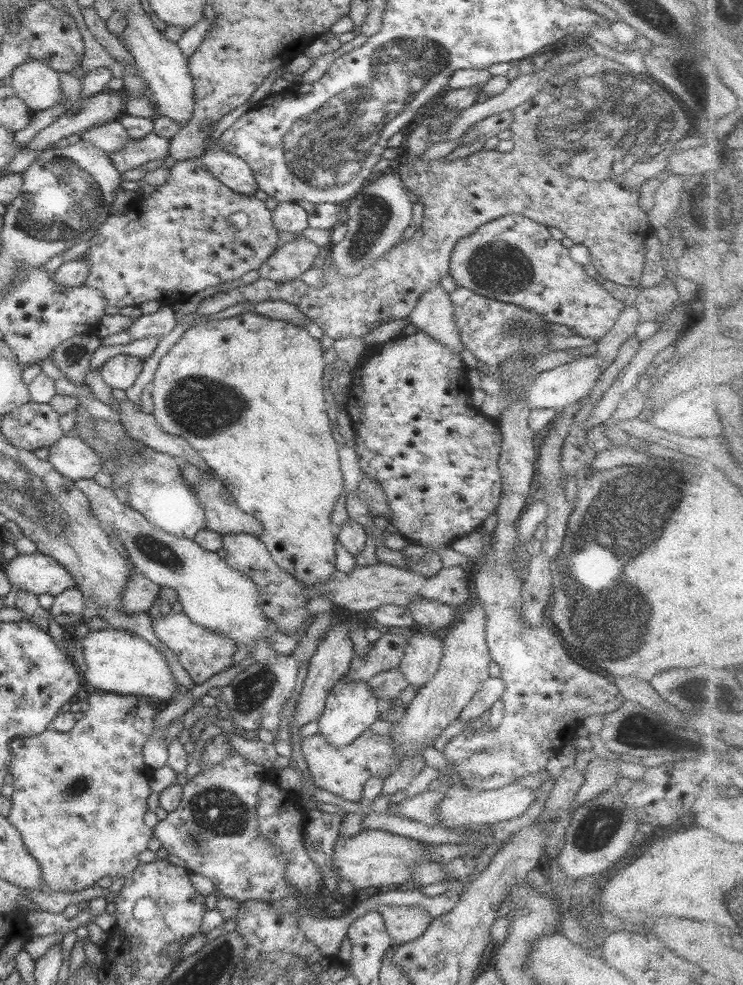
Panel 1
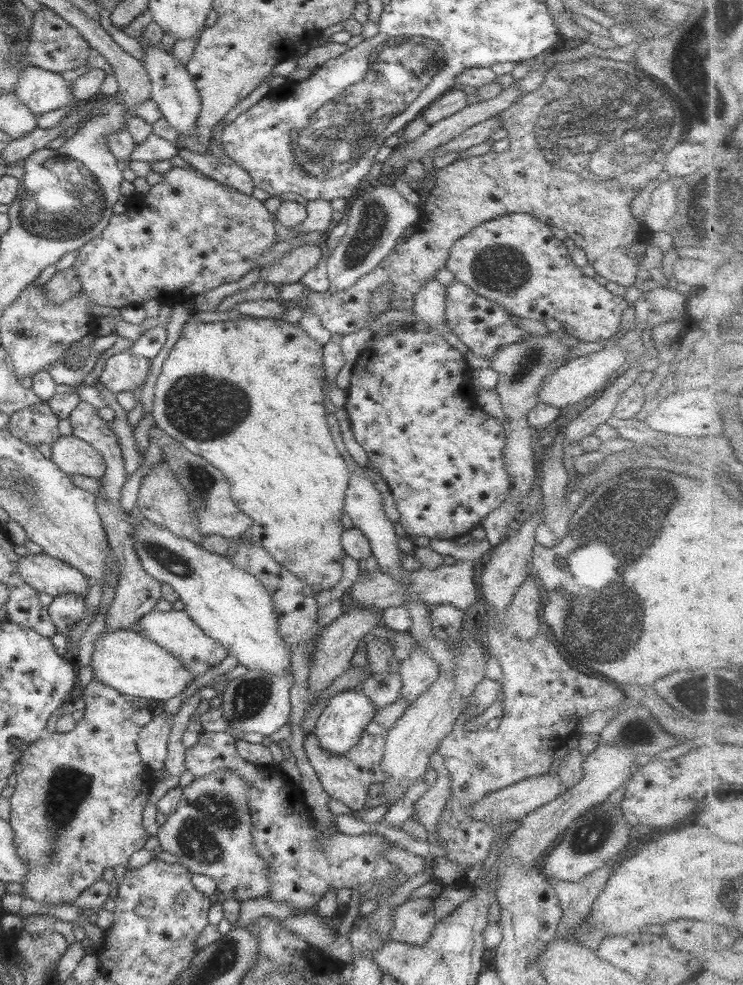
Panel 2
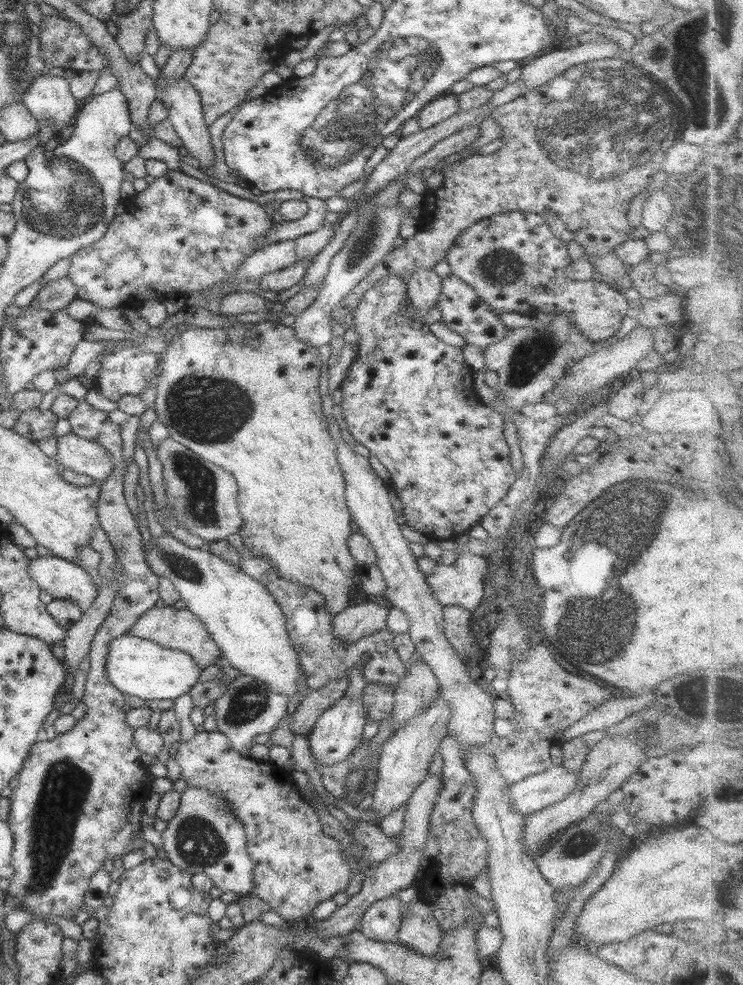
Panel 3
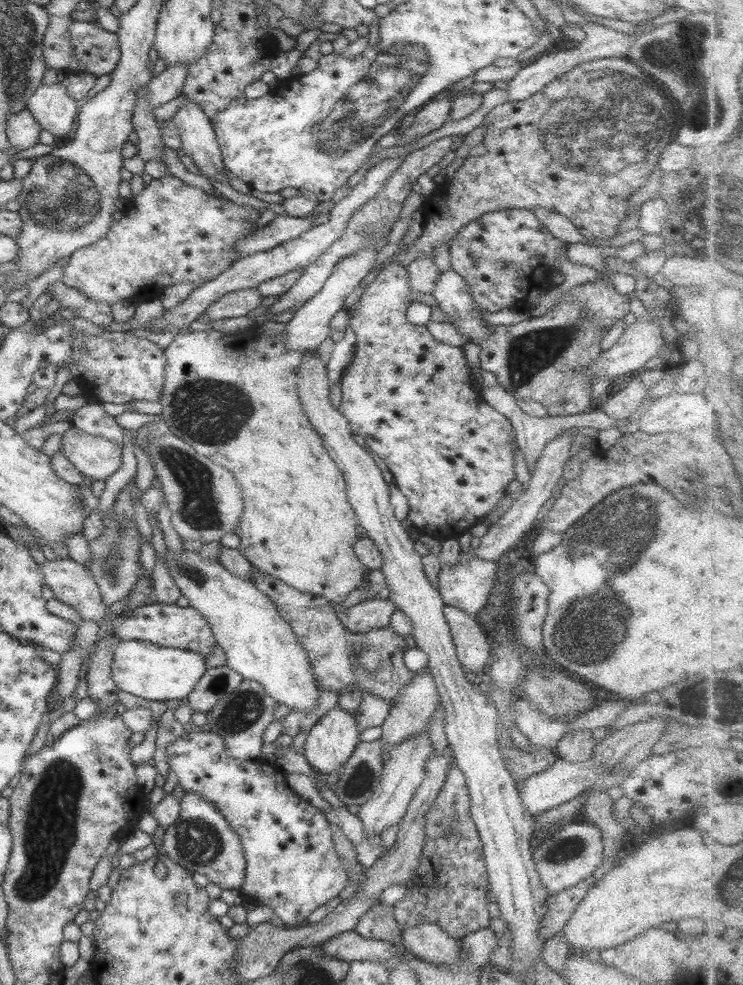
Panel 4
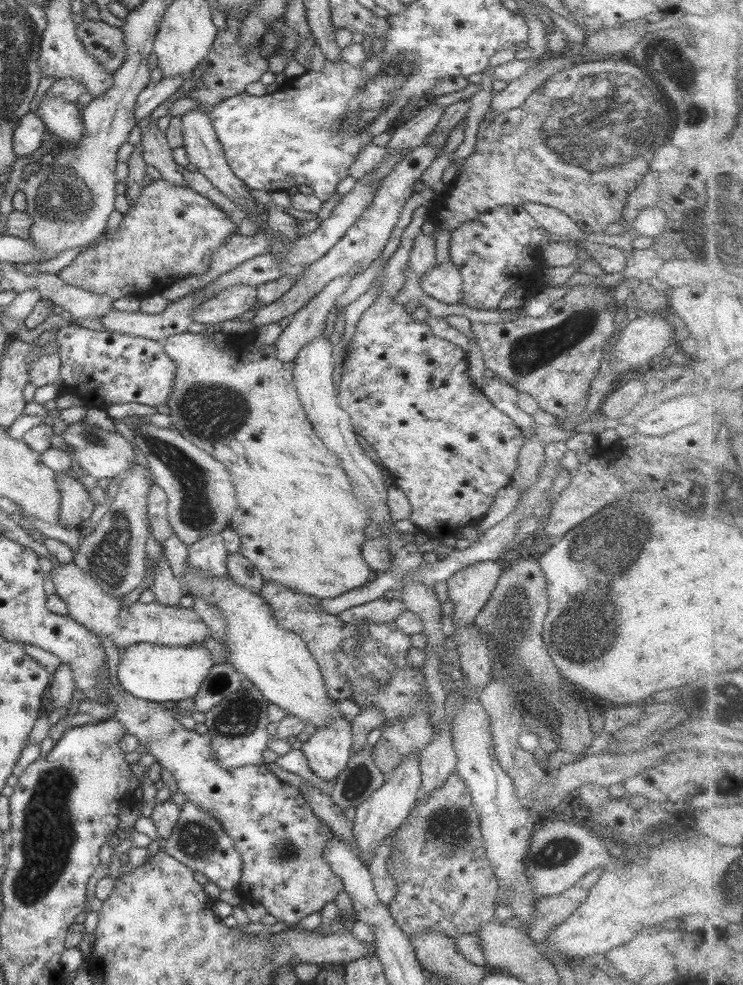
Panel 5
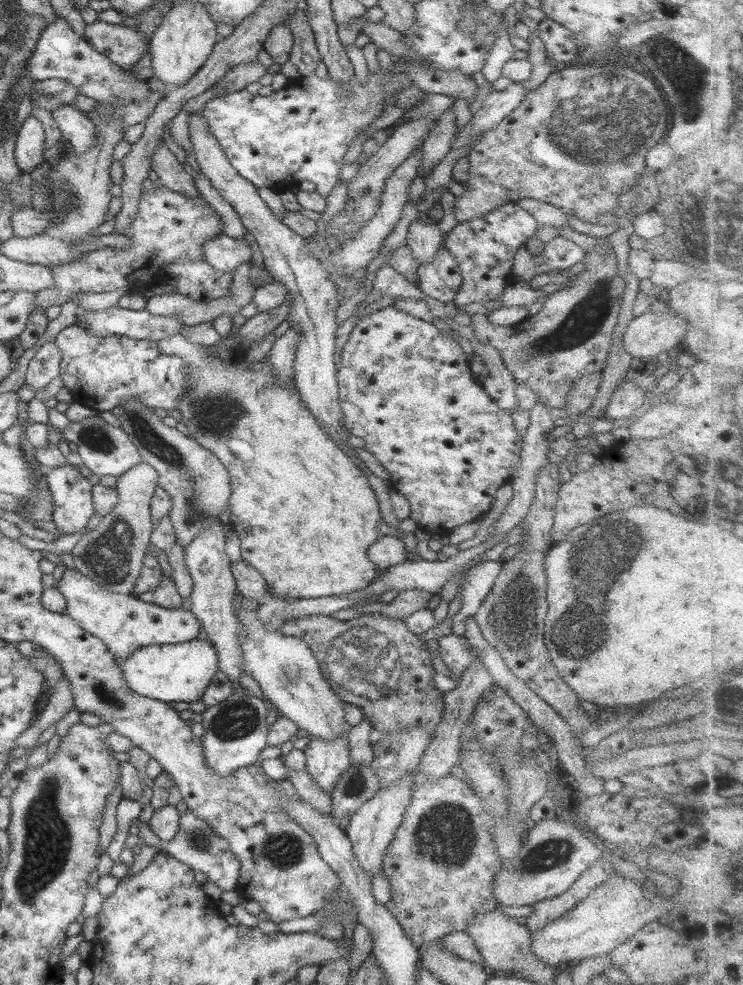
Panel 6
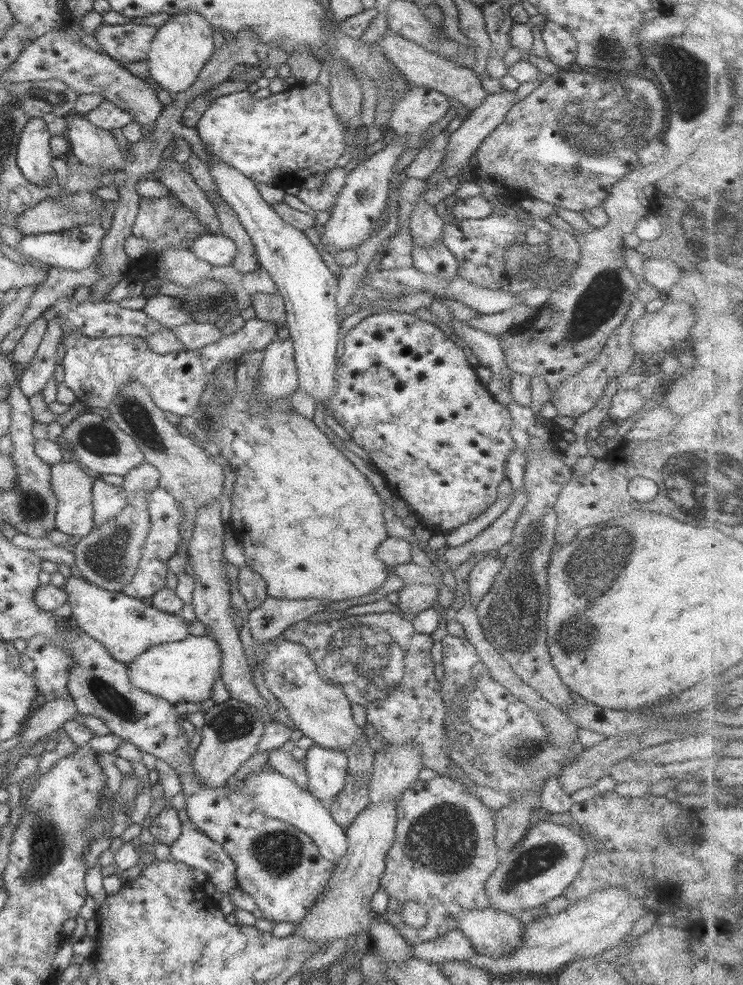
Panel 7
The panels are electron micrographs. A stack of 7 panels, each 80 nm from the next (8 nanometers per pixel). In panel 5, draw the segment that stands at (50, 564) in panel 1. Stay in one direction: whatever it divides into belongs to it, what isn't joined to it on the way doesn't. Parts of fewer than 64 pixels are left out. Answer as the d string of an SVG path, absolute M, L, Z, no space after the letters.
M74 562L55 565L47 577L52 579L56 592L68 607L68 616L77 620L82 626L94 632L96 636L107 636L114 642L116 648L122 650L130 644L158 644L162 647L198 647L205 646L206 638L210 637L210 627L198 616L192 607L181 607L178 605L163 605L154 600L152 603L143 604L138 601L132 605L120 605L121 598L114 598L105 594L100 585L90 576L89 572L83 570Z

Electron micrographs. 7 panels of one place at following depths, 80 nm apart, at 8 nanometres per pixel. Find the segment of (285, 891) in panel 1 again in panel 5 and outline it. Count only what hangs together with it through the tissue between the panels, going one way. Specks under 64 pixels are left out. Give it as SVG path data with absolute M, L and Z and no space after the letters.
M188 800L184 802L172 832L166 838L166 844L162 846L162 851L195 873L204 874L208 882L216 884L220 891L239 887L243 862L234 846L234 840L226 834L217 818L209 815L209 812L203 811L202 808L195 805L195 802Z

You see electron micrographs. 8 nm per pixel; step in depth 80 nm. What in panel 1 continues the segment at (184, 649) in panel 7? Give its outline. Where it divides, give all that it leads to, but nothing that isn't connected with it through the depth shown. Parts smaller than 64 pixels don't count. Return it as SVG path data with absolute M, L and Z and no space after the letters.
M109 627L107 629L90 631L85 638L77 639L77 641L79 641L77 645L82 647L84 664L86 664L86 671L80 673L83 683L88 689L112 692L117 695L142 695L162 704L168 702L173 695L177 682L172 676L170 667L166 664L164 655L142 637L134 637L121 629Z

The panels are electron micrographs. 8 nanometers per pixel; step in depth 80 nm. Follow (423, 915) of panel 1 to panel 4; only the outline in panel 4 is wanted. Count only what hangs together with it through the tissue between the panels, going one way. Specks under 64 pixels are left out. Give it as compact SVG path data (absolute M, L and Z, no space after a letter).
M422 922L401 931L401 944L411 955L435 965L454 966L459 961L460 943L438 924Z

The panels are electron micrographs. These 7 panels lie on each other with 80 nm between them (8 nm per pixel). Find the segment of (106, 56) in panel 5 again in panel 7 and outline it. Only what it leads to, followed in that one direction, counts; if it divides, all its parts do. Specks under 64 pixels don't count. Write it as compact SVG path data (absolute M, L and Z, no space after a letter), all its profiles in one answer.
M127 22L122 25L100 24L94 36L103 52L117 63L145 60L158 28Z

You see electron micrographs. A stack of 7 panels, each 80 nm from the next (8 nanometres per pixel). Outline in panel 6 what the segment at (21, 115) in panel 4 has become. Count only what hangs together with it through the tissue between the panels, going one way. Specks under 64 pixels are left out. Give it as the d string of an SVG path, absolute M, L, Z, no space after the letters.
M30 115L20 127L17 134L17 141L15 142L15 157L17 161L17 166L20 168L21 172L26 174L31 174L33 170L39 166L47 166L47 162L44 159L42 149L44 148L44 128L42 127L42 122Z

